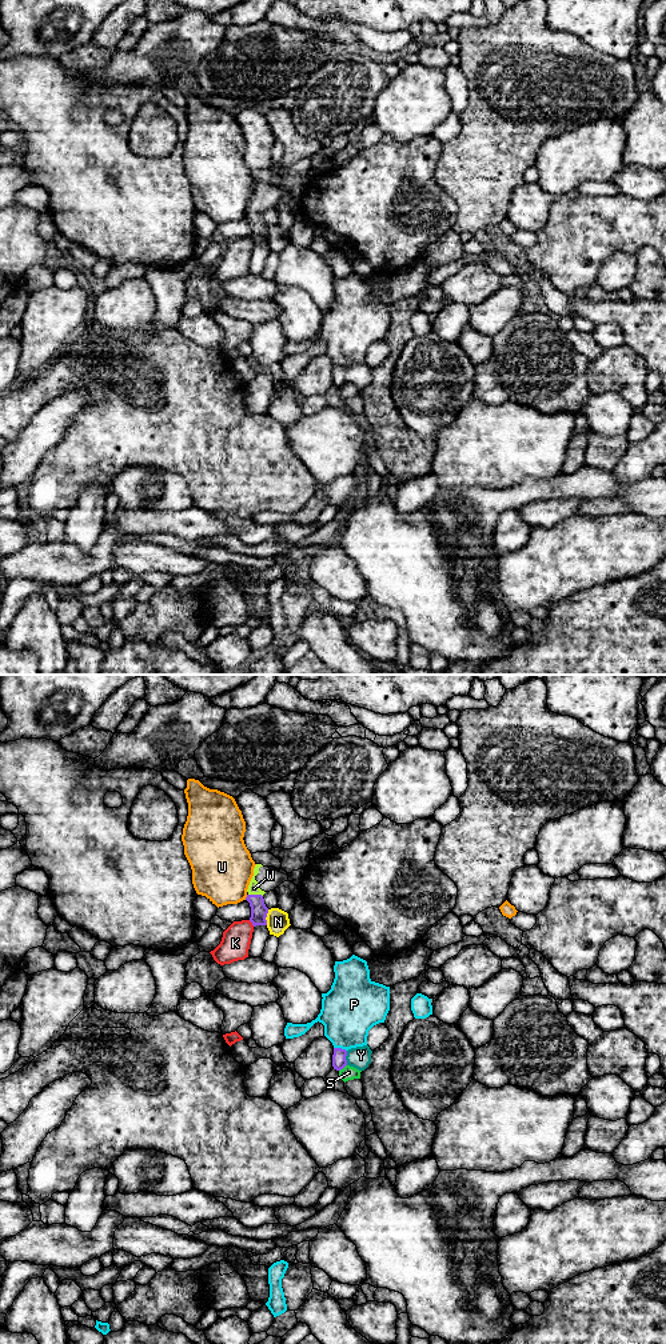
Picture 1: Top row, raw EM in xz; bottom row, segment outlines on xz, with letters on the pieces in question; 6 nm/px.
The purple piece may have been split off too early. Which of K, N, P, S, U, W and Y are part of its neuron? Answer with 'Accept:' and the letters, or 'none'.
Accept: W

